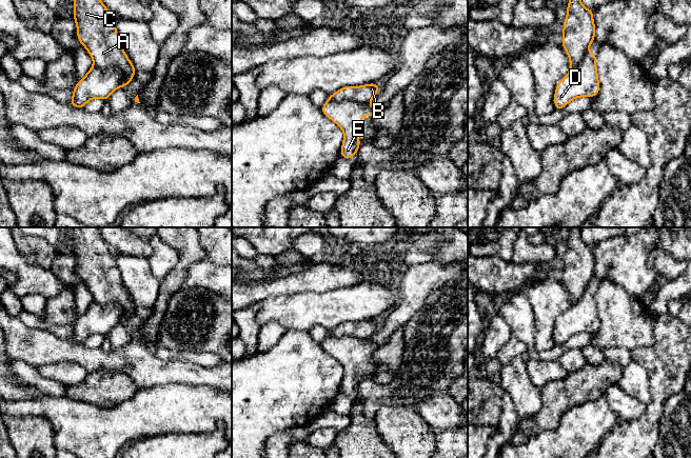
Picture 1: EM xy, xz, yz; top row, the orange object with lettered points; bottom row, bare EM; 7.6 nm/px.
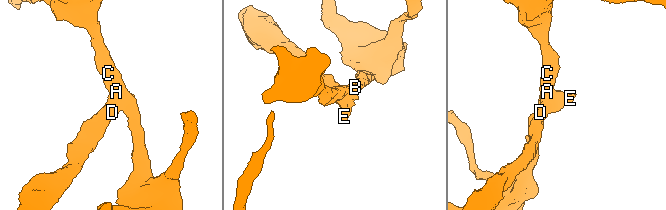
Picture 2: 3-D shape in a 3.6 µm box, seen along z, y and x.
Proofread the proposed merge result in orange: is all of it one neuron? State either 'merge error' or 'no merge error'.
merge error

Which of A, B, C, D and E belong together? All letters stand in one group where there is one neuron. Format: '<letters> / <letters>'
A B C / D E

